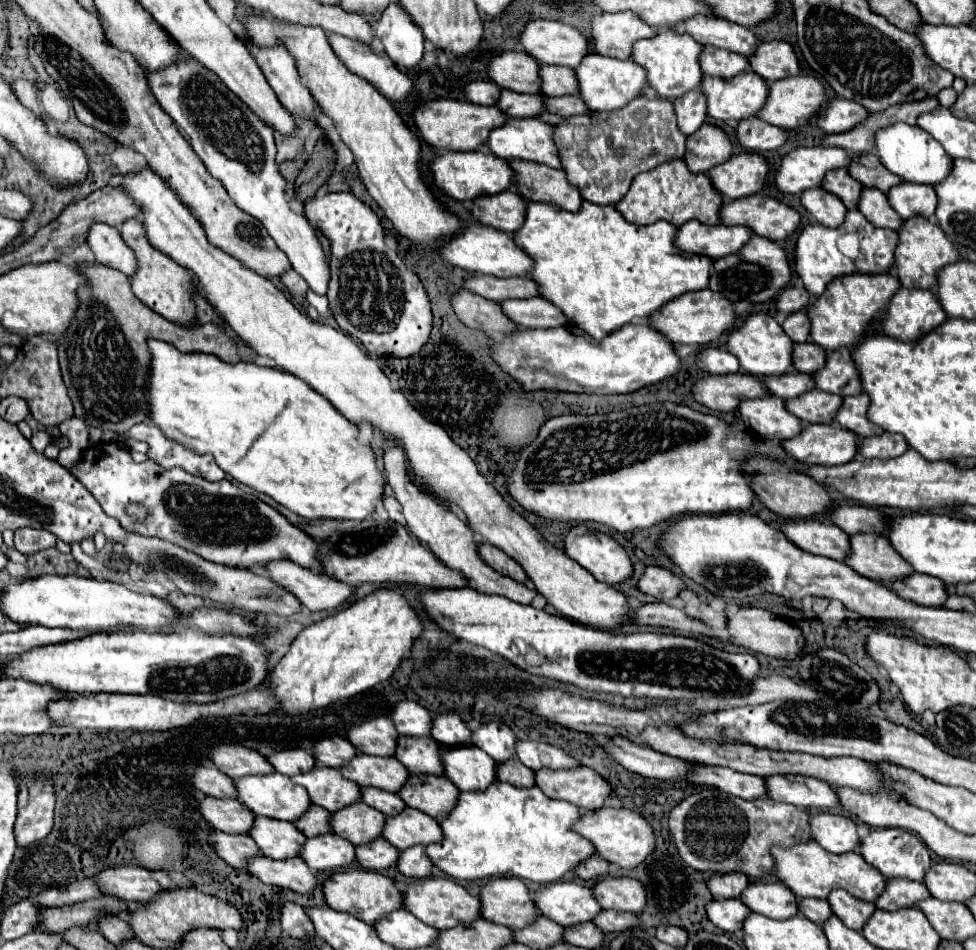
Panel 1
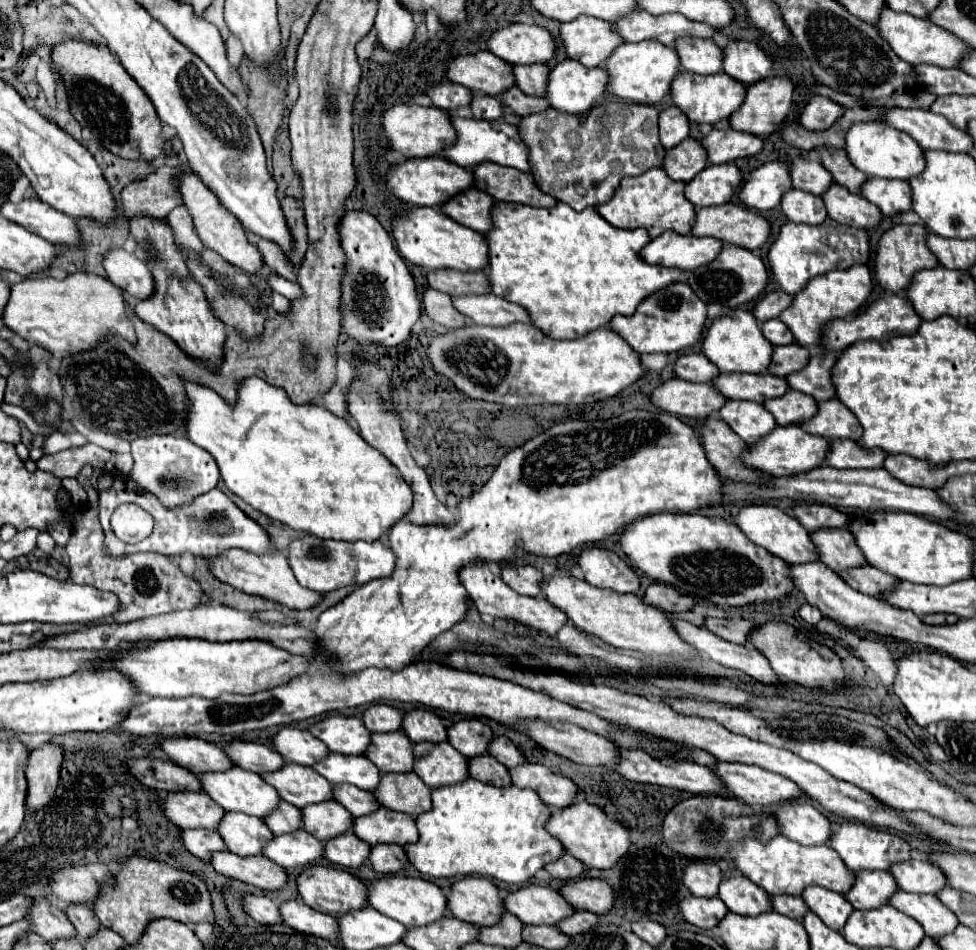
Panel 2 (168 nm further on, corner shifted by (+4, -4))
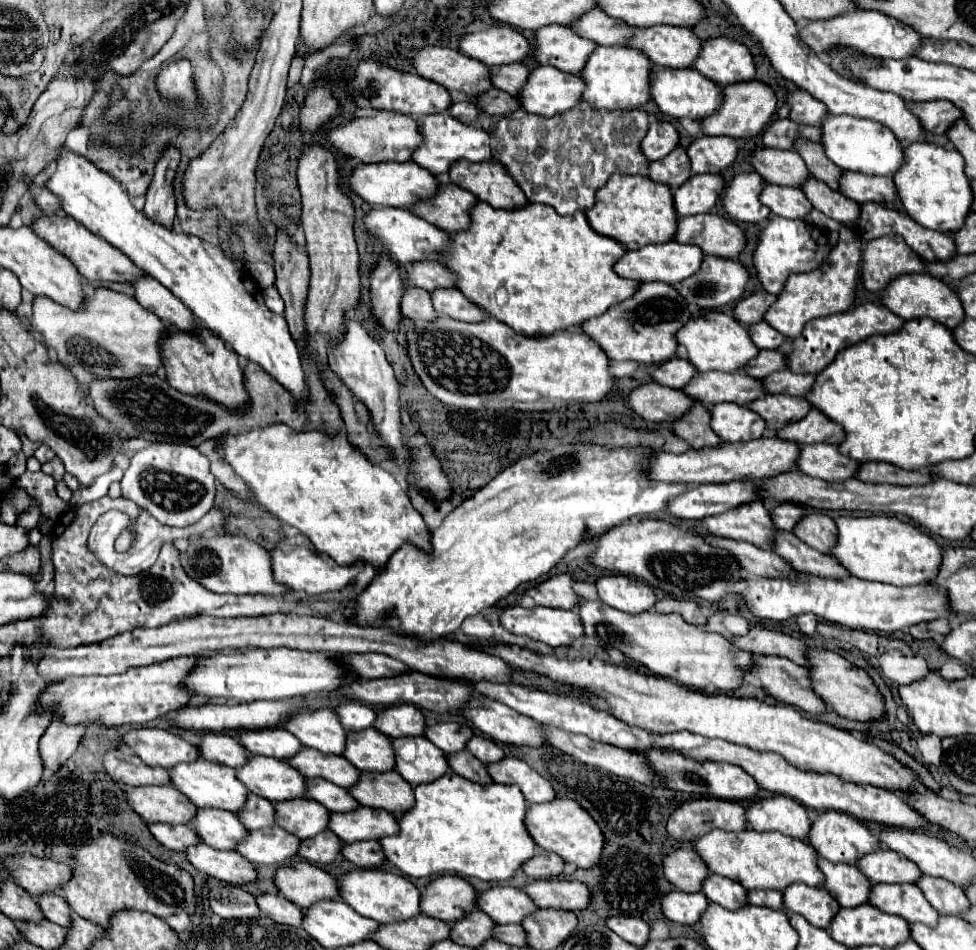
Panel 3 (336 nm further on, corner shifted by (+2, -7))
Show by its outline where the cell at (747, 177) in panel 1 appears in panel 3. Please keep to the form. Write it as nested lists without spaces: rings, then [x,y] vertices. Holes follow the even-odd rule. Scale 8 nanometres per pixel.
[[[720,173],[692,175],[674,191],[674,207],[678,215],[708,213],[724,193],[724,177]]]

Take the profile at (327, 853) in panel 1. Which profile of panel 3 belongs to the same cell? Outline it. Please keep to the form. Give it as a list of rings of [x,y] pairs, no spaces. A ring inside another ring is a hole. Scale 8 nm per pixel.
[[[282,827],[250,831],[250,835],[238,843],[236,851],[250,859],[254,865],[284,865],[298,857],[300,839]]]

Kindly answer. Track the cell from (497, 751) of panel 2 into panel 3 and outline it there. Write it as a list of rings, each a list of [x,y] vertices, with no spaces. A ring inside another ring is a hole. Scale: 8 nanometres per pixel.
[[[474,735],[474,739],[470,739],[470,743],[466,747],[470,749],[472,755],[476,755],[486,765],[498,763],[498,761],[502,761],[506,757],[504,749],[496,741],[492,741],[488,737],[482,737],[482,735]]]

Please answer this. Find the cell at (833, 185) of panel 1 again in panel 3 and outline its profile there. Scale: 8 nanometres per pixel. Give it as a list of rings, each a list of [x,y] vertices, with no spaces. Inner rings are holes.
[[[760,149],[750,157],[754,169],[768,181],[786,187],[802,187],[810,179],[804,159],[796,151]]]

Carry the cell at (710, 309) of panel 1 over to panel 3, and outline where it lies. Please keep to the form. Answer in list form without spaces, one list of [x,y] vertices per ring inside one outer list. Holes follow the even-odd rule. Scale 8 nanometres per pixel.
[[[642,283],[638,293],[618,307],[610,307],[606,315],[590,319],[582,325],[584,333],[590,335],[612,361],[632,359],[638,363],[662,363],[674,357],[678,341],[676,333],[692,319],[684,297],[670,283]]]

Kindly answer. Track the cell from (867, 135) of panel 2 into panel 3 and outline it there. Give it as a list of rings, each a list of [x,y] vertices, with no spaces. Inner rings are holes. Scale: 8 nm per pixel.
[[[828,115],[822,125],[822,143],[832,163],[844,171],[856,171],[864,175],[888,175],[892,177],[904,163],[904,147],[892,135],[892,131],[876,121],[858,119],[852,115]]]

